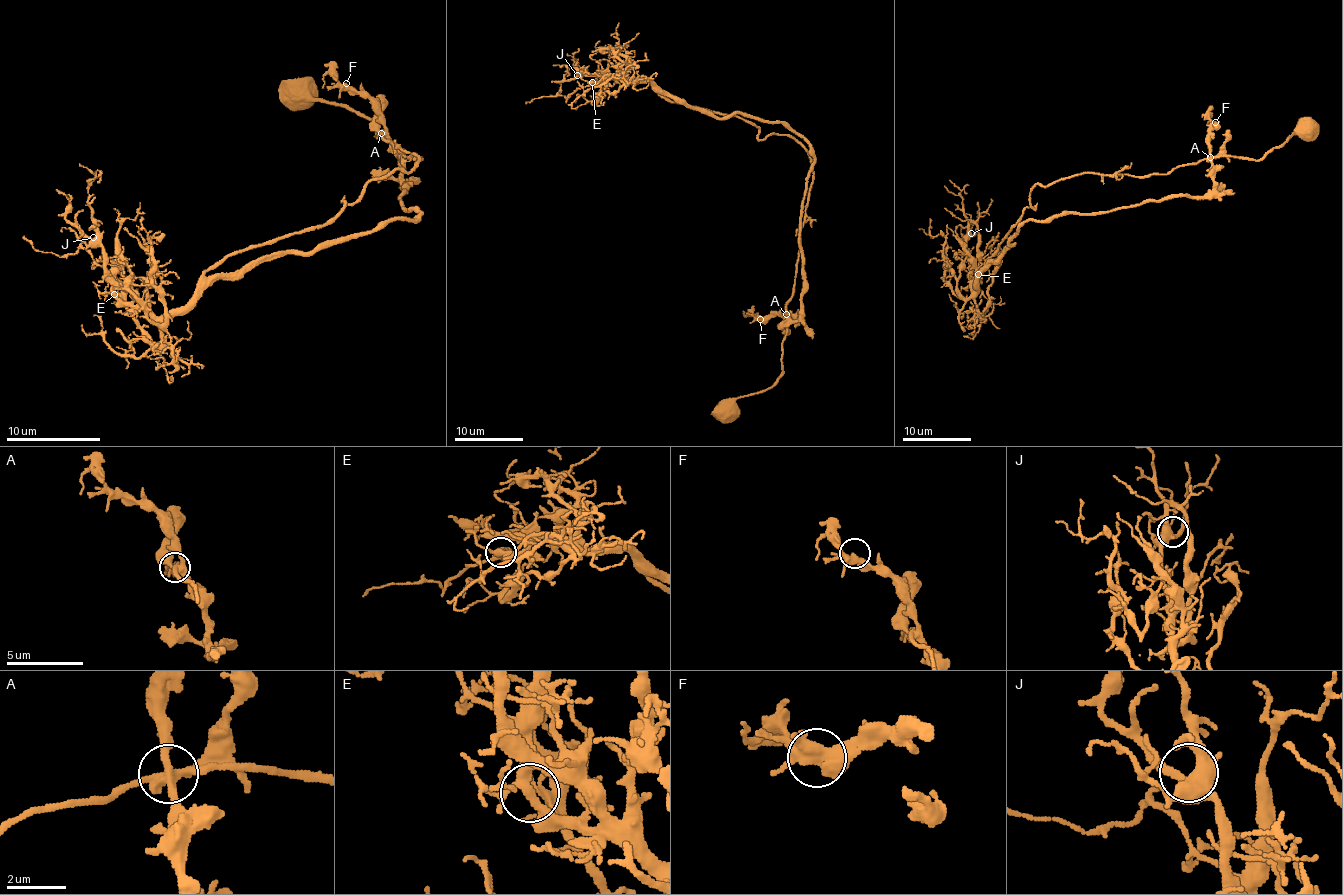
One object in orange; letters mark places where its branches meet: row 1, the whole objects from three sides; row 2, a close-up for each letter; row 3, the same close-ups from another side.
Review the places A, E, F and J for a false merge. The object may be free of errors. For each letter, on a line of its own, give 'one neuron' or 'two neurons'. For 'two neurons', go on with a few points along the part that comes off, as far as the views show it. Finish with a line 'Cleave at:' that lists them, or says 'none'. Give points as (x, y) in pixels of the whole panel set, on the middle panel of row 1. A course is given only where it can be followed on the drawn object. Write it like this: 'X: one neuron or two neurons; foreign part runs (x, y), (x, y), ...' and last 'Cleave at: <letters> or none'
A: one neuron
E: one neuron
F: one neuron
J: one neuron
Cleave at: none

